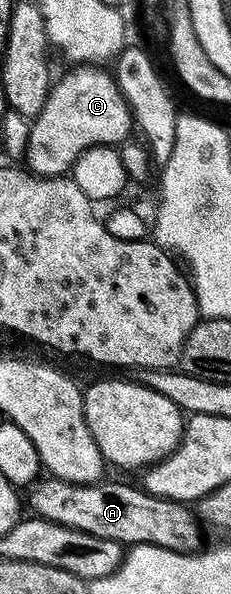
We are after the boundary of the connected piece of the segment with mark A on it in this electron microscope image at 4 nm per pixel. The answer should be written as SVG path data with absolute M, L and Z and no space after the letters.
M43 476L26 487L25 506L36 518L89 532L89 536L101 536L101 540L113 540L127 548L149 544L189 554L204 545L204 527L190 505L158 498L138 485L107 481L73 484L60 478Z

